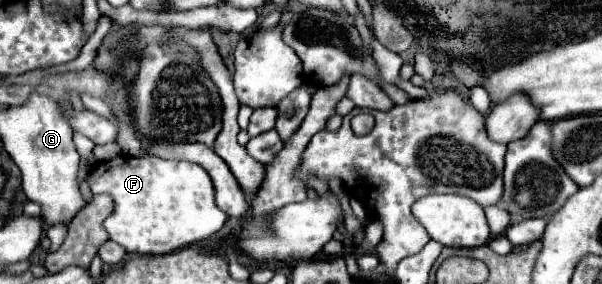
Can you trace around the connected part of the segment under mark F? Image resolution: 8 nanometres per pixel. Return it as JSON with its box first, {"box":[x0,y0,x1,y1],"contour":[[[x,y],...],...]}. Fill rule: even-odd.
{"box":[88,156,226,254],"contour":[[[118,156],[108,162],[98,162],[88,174],[88,184],[92,194],[110,194],[114,198],[114,212],[104,220],[104,228],[112,242],[118,242],[130,254],[168,254],[198,240],[210,238],[218,232],[226,214],[214,202],[214,186],[208,172],[192,162],[176,162],[176,160],[160,160],[156,156],[132,158]]]}

